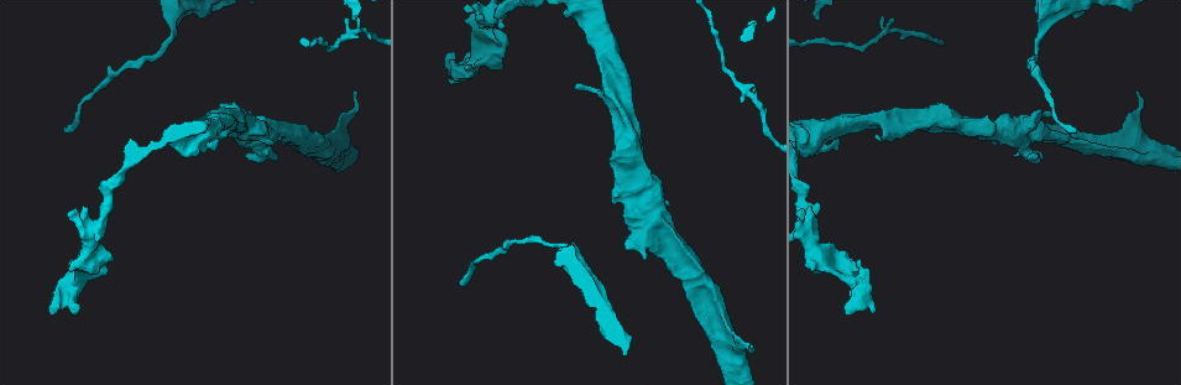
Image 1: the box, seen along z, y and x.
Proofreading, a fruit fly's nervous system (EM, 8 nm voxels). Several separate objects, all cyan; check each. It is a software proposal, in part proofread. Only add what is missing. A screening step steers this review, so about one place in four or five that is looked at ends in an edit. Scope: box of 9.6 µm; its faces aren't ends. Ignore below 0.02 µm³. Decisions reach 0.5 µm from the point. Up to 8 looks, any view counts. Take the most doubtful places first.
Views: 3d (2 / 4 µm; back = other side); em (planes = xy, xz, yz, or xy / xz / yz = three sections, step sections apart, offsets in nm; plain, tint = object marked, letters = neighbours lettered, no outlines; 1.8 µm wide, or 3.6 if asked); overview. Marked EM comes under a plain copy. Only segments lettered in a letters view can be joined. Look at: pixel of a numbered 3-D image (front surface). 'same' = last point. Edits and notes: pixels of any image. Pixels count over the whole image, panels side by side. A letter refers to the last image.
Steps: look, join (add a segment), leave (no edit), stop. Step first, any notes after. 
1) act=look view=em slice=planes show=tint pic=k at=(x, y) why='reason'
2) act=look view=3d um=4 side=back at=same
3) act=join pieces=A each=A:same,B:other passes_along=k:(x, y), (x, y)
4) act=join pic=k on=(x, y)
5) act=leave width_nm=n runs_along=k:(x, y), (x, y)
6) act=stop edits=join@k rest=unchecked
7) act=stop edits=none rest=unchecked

act=look view=3d um=2 pic=1 at=(1136, 92) why='branch stops here'

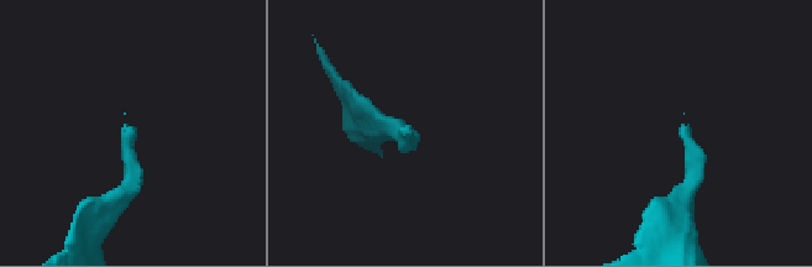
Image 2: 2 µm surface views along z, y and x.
act=look view=em slice=xz step=4 show=tint pic=2 at=(680, 128)

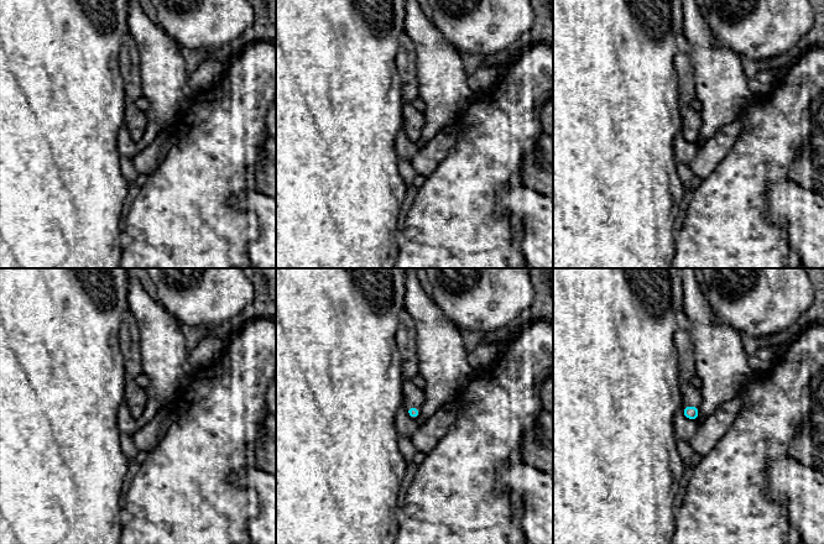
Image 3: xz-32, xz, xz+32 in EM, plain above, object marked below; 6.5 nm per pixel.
act=look view=em slice=planes show=letters at=same why='cut it another way'

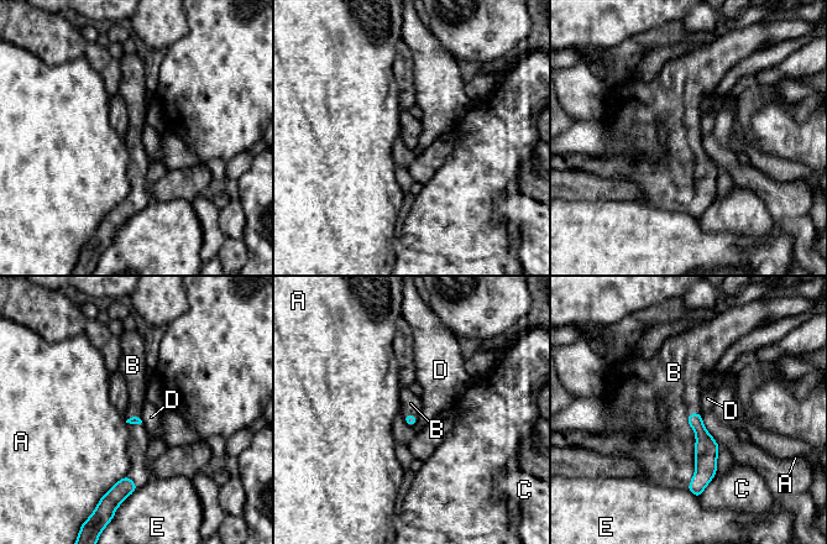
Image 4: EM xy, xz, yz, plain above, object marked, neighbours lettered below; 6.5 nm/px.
act=join pieces=B each=A:other,B:same,C:other,D:other,E:other passes_along=4:(706, 450), (695, 446), (666, 455) found='the neuron continues'

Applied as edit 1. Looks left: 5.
act=look view=overview

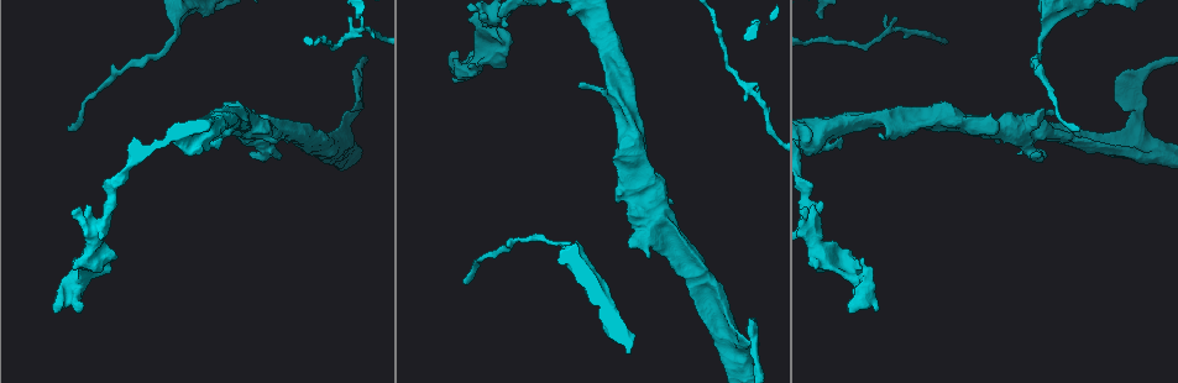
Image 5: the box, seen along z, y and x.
act=look view=3d um=2 pic=5 at=(167, 48) why='thick turns thin'

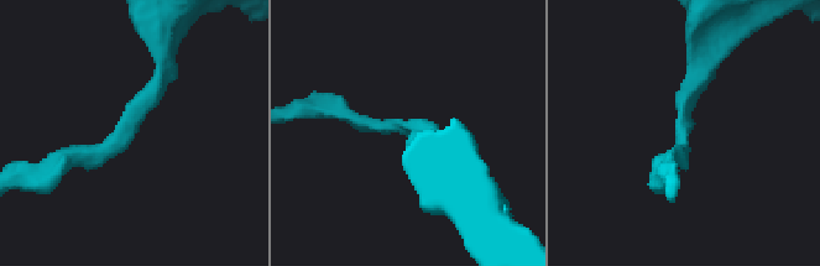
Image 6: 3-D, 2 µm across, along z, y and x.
act=look view=em slice=yz step=8 show=tint pic=6 at=(127, 122) arm_widths_nm=170,220

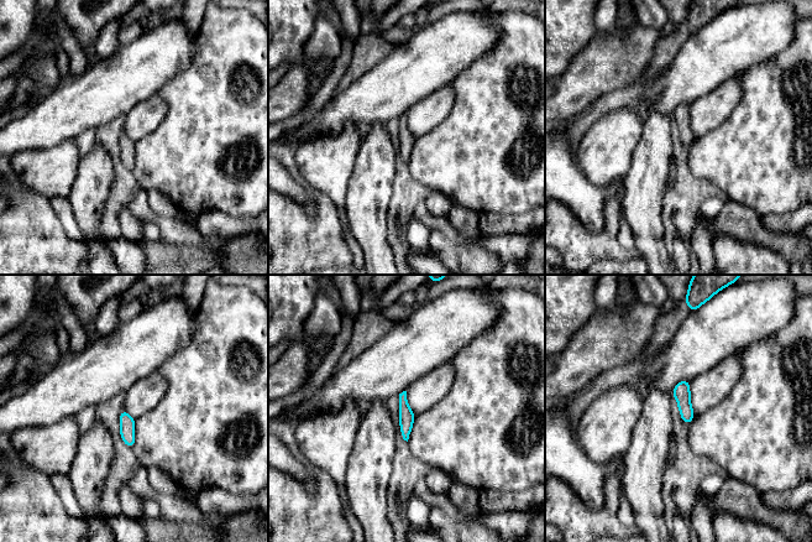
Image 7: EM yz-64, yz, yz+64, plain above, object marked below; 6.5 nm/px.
act=look view=em slice=planes show=letters at=same

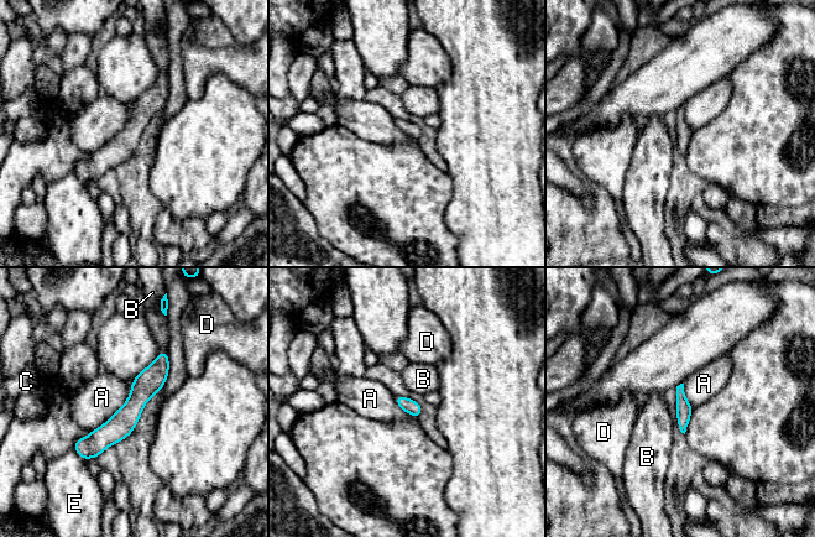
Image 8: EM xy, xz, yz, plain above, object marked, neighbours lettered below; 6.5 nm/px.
act=leave each=A:other,B:other,C:other,D:other,E:other found='no lettered segment goes on from it'

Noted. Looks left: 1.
act=look view=em slice=planes show=letters pic=5 at=(504, 65) why='branch stops here'

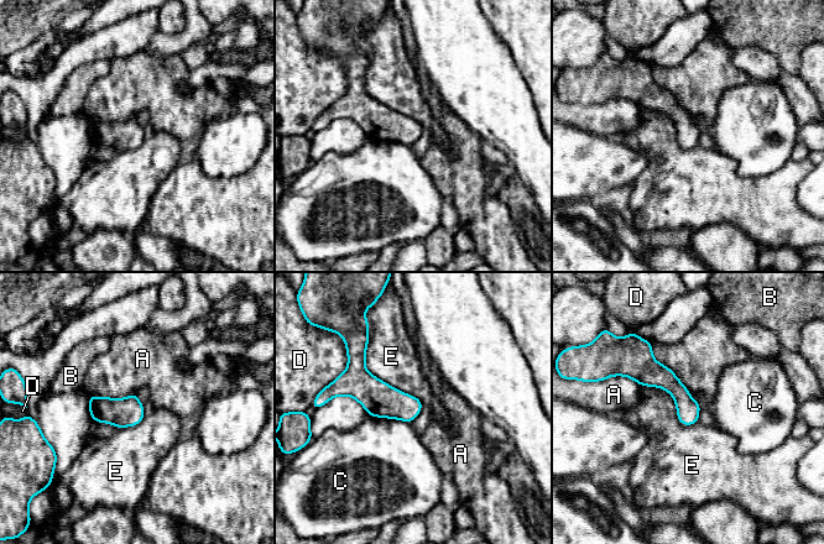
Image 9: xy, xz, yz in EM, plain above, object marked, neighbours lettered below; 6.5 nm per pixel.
act=leave each=A:other,B:other,C:other,D:other,E:other runs_along=9:(627, 372), (661, 376), (694, 418) found='none of them fits'

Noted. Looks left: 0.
act=stop edits=join@4 rest=unchecked

